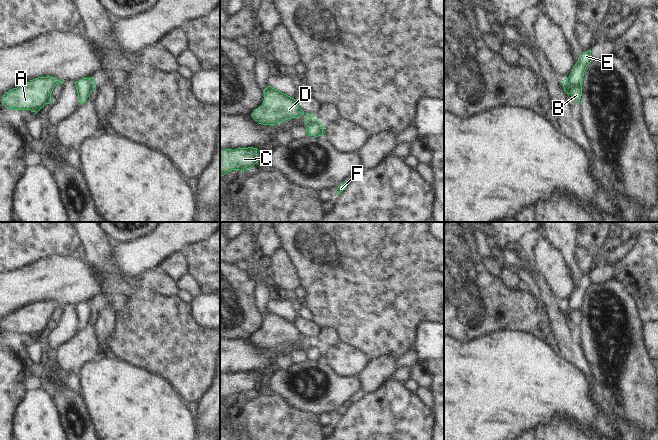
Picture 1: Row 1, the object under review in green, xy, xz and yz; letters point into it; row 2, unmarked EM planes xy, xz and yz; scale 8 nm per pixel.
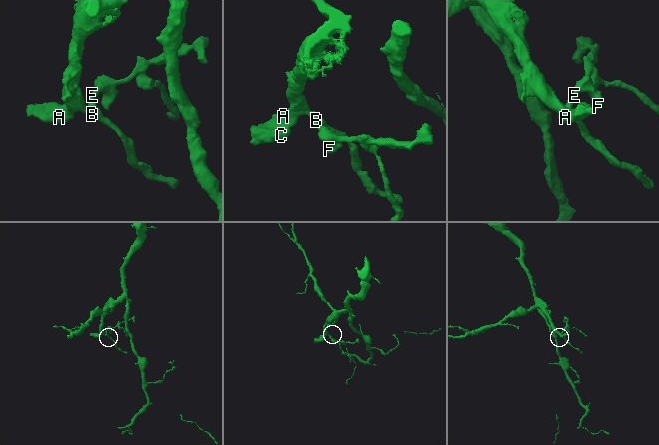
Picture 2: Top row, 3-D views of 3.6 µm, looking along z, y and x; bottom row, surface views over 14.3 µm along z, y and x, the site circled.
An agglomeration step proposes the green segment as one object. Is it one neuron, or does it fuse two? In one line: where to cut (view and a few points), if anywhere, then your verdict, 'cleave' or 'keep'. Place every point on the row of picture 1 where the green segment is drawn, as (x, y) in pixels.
cut in yz along (566, 79), (573, 85), (580, 85); cleave

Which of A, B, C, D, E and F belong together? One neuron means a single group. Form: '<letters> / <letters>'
A B C D / E F

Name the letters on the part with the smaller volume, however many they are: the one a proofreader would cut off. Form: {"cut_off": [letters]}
{"cut_off": ["E", "F"]}

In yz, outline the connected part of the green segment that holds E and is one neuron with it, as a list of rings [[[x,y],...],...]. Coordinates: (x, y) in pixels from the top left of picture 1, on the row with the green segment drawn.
[[[590,50],[583,52],[578,58],[577,63],[572,69],[571,74],[567,78],[567,80],[573,86],[579,86],[582,84],[582,79],[584,77],[584,72],[586,70],[587,65],[592,61],[592,56]]]

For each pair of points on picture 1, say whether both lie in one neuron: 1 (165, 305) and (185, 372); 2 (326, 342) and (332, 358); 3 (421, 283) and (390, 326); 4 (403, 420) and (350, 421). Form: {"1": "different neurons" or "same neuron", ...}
{"1": "same neuron", "2": "different neurons", "3": "same neuron", "4": "same neuron"}

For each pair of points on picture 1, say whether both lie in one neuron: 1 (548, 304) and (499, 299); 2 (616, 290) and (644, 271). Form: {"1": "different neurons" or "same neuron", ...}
{"1": "different neurons", "2": "different neurons"}

